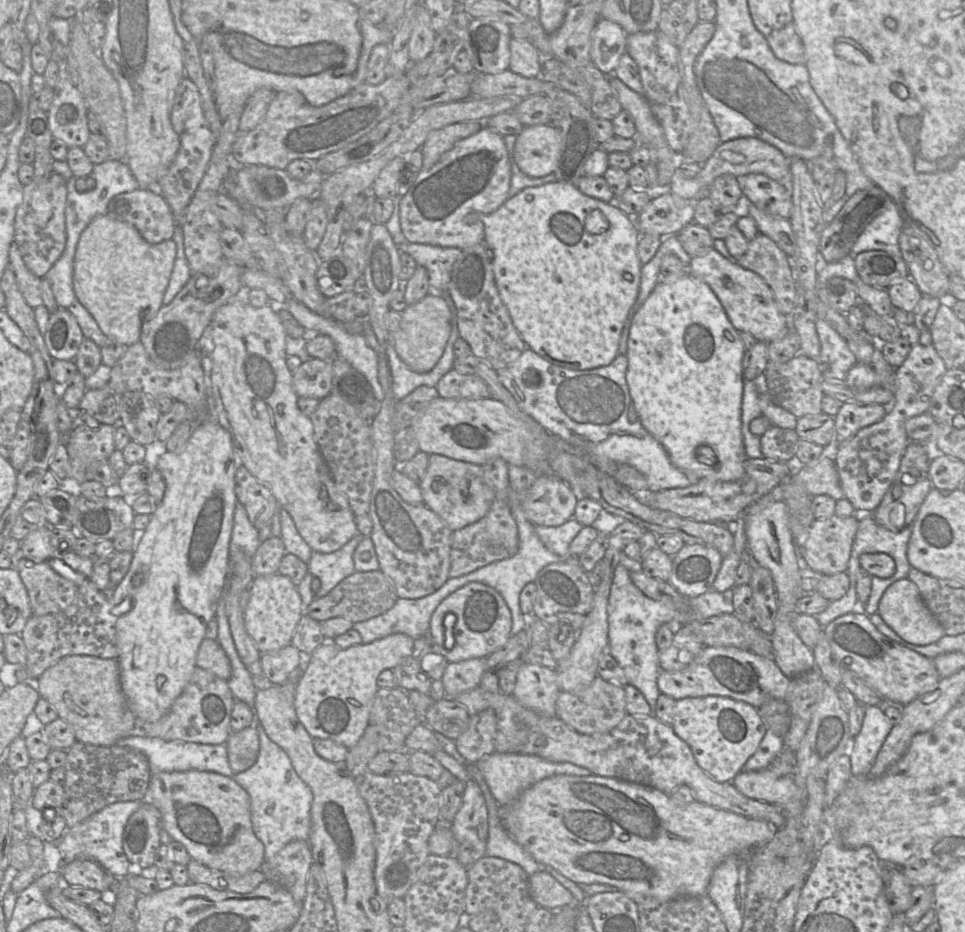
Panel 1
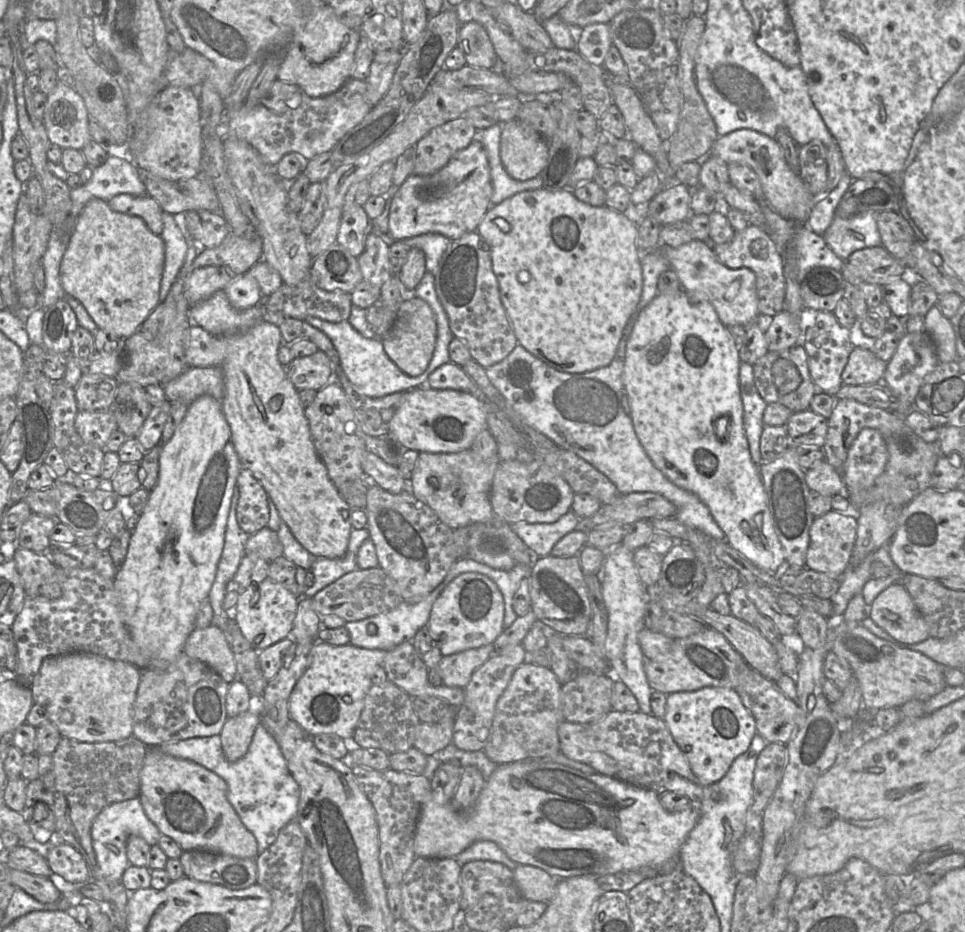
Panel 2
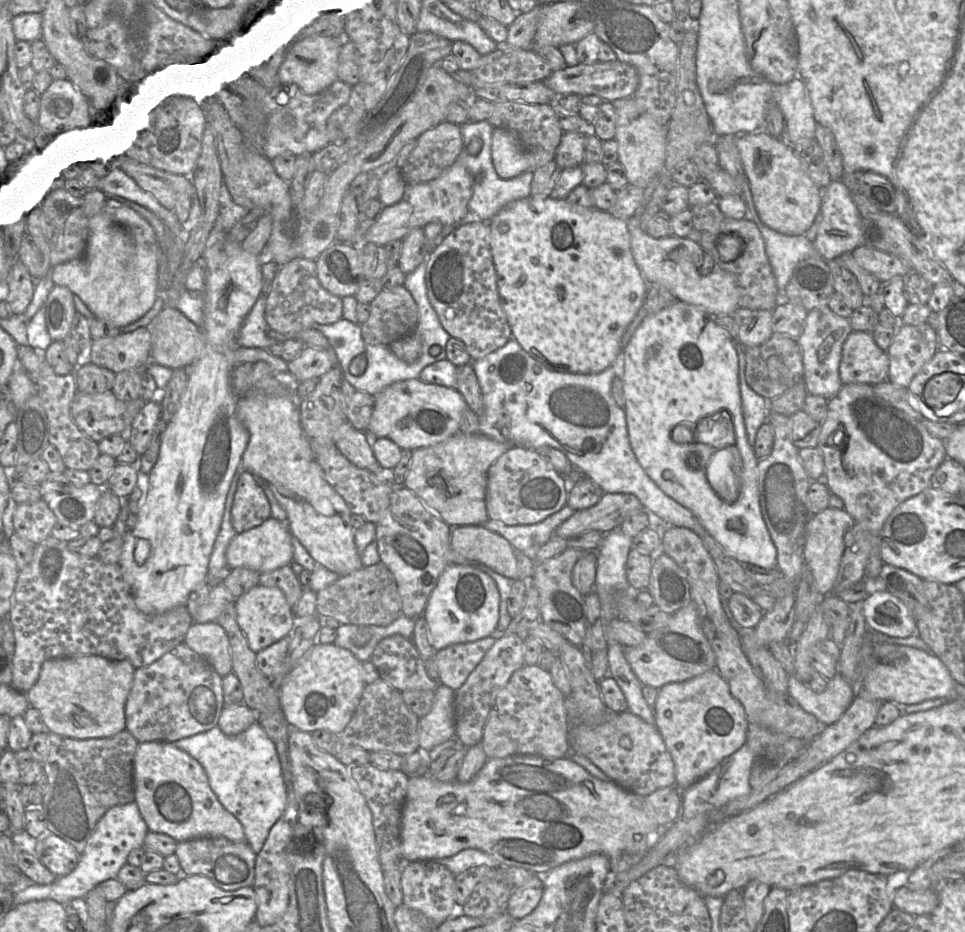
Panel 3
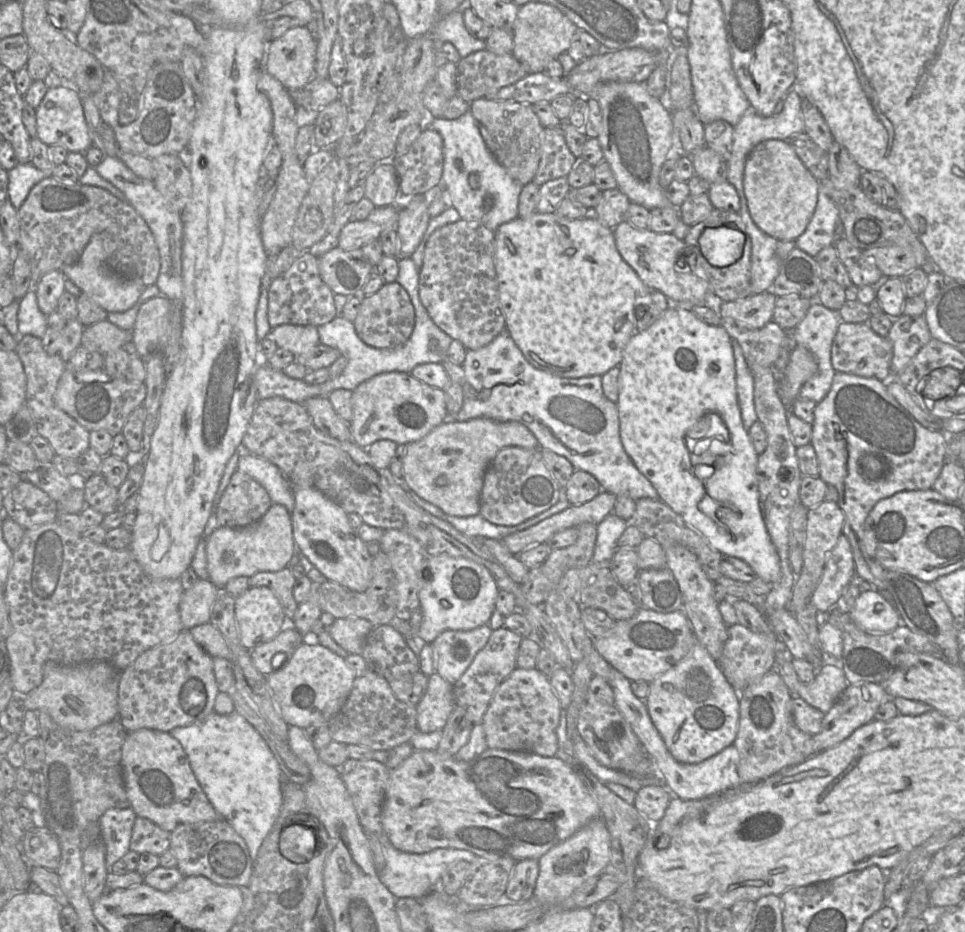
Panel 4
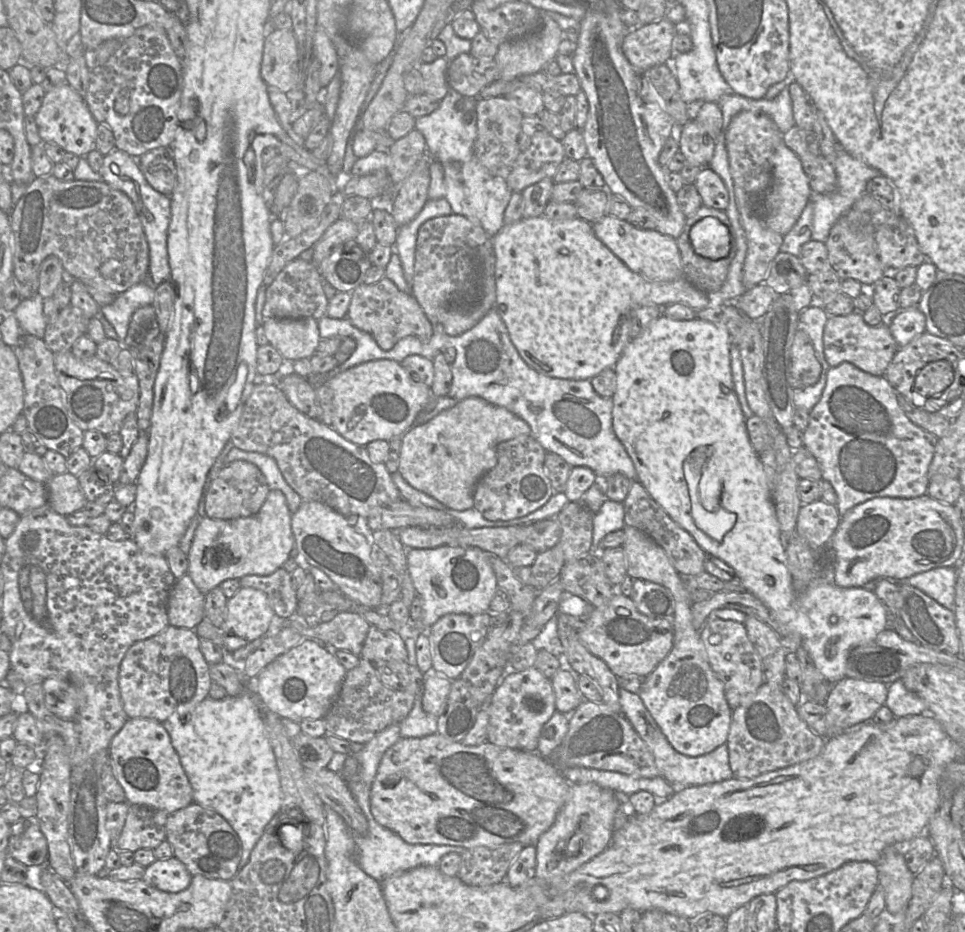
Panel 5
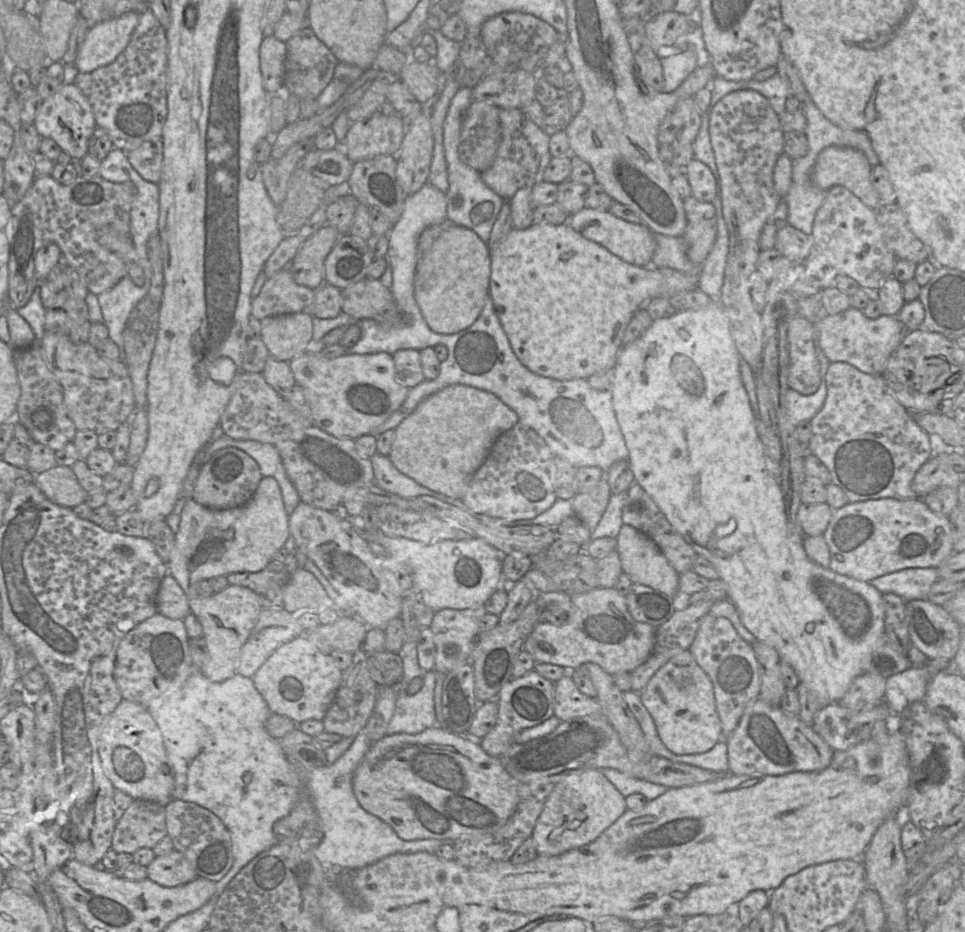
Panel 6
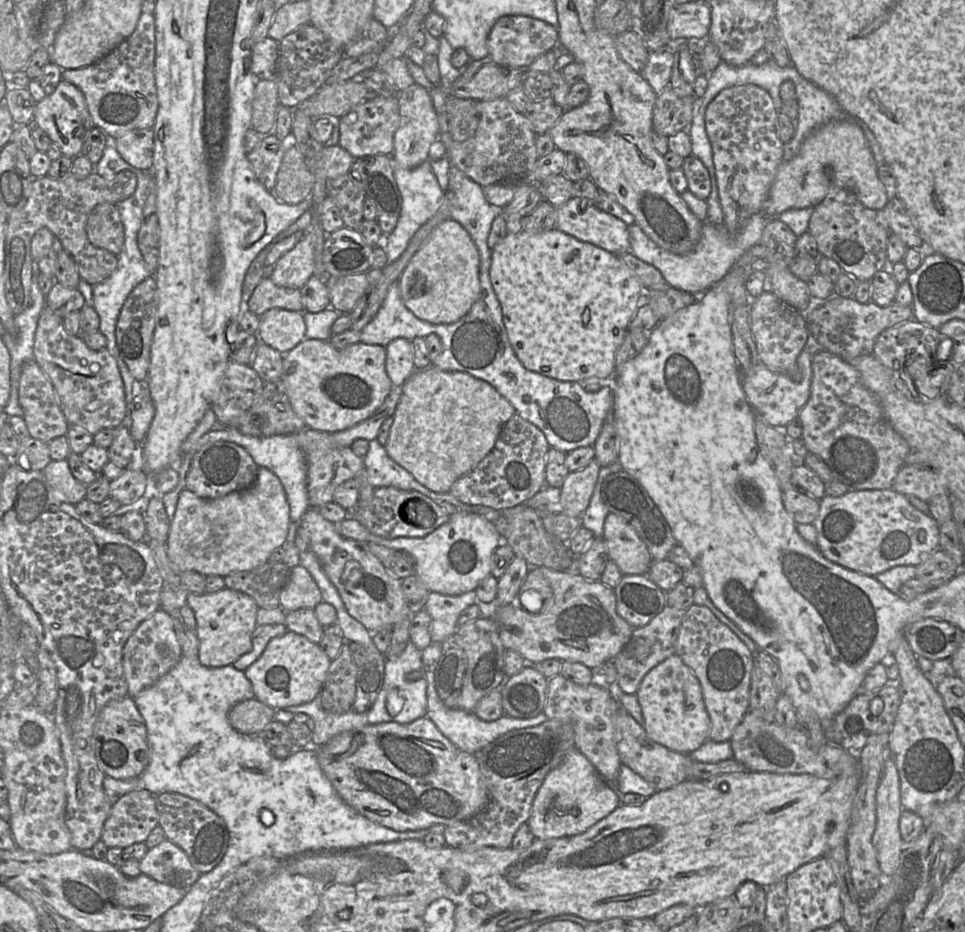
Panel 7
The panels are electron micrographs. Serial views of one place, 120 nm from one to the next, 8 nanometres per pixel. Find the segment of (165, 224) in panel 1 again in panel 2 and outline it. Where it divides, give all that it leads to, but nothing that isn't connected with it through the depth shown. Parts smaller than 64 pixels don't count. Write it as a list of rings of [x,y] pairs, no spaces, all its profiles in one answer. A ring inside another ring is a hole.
[[[117,194],[107,201],[107,204],[113,211],[141,218],[152,233],[157,235],[162,233],[164,211],[150,195]]]

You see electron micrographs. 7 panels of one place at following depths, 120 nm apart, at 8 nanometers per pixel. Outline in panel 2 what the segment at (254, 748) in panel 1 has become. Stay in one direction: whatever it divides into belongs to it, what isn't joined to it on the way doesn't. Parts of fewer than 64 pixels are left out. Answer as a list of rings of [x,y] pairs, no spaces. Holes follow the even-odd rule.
[[[252,710],[226,719],[220,737],[228,761],[235,762],[246,754],[259,723],[260,715]]]

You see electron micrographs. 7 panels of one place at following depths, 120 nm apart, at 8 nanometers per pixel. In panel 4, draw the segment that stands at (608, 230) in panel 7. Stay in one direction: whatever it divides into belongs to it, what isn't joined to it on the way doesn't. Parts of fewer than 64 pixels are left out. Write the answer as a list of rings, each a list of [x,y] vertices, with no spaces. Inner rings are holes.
[[[626,220],[613,228],[613,233],[618,252],[647,287],[662,292],[673,302],[672,305],[678,305],[690,310],[693,306],[704,306],[706,295],[710,292],[709,284],[705,279],[695,275],[688,266],[687,246],[683,240],[678,239],[672,233],[657,233],[649,229],[635,228]]]

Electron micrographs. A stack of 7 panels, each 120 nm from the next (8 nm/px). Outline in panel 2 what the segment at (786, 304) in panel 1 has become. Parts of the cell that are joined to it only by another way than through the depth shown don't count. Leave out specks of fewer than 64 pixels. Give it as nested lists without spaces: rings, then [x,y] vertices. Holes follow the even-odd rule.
[[[748,224],[745,229],[735,231],[731,241],[716,243],[712,248],[718,259],[727,267],[748,267],[755,273],[758,308],[761,316],[775,316],[784,310],[786,295],[784,257],[766,228]]]

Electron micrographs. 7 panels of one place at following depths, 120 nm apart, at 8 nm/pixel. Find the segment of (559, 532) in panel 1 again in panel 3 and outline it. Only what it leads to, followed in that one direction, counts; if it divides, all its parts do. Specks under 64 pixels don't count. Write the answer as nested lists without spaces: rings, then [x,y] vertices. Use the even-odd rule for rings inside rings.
[[[565,505],[560,511],[536,524],[507,525],[502,521],[489,519],[482,525],[506,538],[515,551],[522,552],[535,561],[537,553],[554,536],[557,527],[574,513],[574,509]]]

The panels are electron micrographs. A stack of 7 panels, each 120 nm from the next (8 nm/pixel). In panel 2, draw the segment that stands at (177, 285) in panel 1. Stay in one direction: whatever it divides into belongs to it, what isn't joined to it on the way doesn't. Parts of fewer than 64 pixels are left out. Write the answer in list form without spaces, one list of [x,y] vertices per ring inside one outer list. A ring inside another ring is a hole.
[[[163,212],[163,231],[160,236],[165,246],[165,259],[160,283],[159,304],[165,300],[185,262],[188,243],[181,230],[182,216],[183,214],[172,215]]]

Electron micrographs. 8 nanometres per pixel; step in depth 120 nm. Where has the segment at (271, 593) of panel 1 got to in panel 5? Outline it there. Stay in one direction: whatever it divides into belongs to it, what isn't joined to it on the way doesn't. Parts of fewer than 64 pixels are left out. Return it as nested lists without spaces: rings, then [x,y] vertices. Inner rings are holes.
[[[241,587],[234,596],[228,598],[226,618],[221,626],[224,647],[233,652],[251,641],[268,635],[270,630],[283,627],[287,619],[277,618],[267,594],[253,587]]]

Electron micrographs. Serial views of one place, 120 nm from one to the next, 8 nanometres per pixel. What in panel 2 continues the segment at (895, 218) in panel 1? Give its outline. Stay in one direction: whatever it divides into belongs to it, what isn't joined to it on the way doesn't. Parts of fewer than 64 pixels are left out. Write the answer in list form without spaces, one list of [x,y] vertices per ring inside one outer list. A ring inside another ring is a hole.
[[[861,212],[850,218],[834,216],[823,235],[826,243],[843,260],[859,249],[882,245],[877,213]]]

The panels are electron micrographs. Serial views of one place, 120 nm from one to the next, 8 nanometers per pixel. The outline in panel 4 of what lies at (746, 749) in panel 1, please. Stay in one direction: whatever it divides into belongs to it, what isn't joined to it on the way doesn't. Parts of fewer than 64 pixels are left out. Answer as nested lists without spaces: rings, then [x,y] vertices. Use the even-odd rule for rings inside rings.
[[[696,637],[683,659],[649,682],[649,688],[649,694],[645,700],[649,717],[676,761],[697,764],[733,745],[739,723],[739,692],[728,683],[718,663]]]

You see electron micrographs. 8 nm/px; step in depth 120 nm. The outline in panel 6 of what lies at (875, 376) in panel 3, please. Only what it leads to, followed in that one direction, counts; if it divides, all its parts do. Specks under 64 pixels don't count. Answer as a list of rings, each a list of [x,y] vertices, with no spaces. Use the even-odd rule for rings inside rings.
[[[849,307],[837,314],[825,315],[813,323],[816,340],[827,359],[845,359],[862,370],[874,370],[880,374],[886,359],[907,331],[897,315],[882,314],[870,319],[855,307]]]

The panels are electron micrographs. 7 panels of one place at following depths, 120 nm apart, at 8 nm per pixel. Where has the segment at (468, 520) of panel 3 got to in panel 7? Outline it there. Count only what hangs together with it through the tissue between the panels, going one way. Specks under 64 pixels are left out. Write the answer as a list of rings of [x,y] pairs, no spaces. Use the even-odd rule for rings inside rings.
[[[432,364],[426,369],[415,370],[402,385],[384,448],[389,457],[420,484],[433,492],[446,493],[458,478],[476,468],[491,452],[503,426],[515,414],[514,407],[486,381],[466,372],[442,371]]]

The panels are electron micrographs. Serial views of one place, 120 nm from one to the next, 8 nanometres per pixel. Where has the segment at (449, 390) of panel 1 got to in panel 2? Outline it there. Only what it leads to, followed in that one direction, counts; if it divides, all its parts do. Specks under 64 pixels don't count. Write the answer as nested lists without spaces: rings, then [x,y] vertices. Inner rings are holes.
[[[451,361],[435,369],[428,376],[426,384],[433,389],[458,390],[481,397],[476,383],[463,371],[462,367]]]

